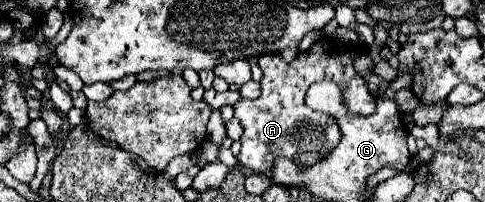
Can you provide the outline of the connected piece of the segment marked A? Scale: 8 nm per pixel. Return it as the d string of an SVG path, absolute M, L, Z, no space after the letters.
M321 44L315 46L311 52L313 54L307 56L307 60L295 60L291 64L283 62L279 56L267 56L267 54L259 56L259 66L263 70L261 96L257 100L239 100L233 106L235 118L243 126L243 134L241 134L243 148L237 156L241 166L253 172L267 172L271 170L273 162L279 156L289 158L299 166L313 166L331 154L331 150L341 140L339 126L335 126L333 118L309 110L303 100L307 88L317 80L335 80L343 90L345 104L353 112L365 116L375 112L377 100L369 92L365 80L353 68L353 58L357 58L361 52L343 52L339 54L337 60L333 58L333 54L327 54L327 48Z

